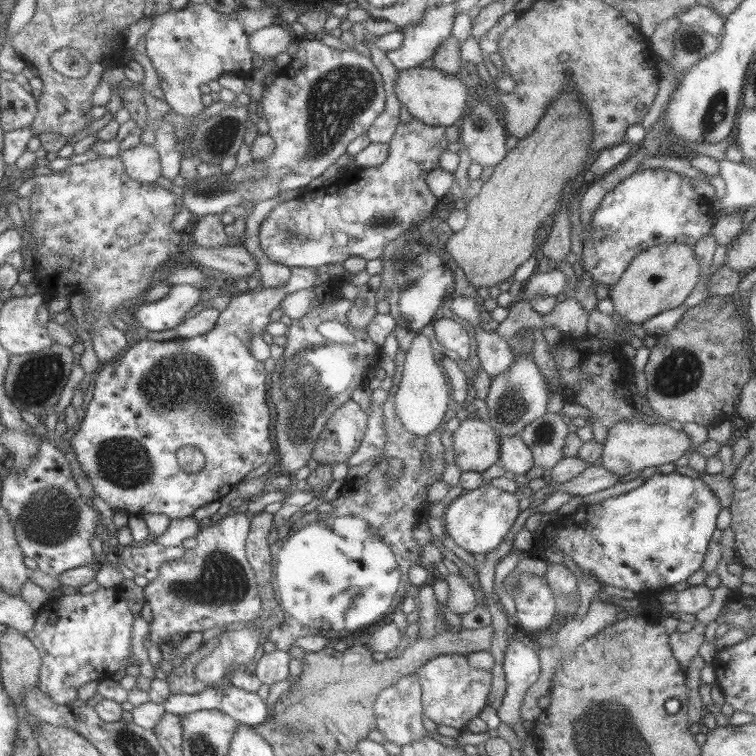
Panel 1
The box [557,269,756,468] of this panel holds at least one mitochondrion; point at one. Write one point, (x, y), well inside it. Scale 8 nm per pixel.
(680, 371)

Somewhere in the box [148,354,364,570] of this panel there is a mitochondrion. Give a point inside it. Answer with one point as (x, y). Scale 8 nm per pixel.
(301, 405)

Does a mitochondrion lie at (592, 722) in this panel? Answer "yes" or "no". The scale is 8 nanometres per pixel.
yes

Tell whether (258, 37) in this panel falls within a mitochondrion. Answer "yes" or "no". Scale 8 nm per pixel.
no

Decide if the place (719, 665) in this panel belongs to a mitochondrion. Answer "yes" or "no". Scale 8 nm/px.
no

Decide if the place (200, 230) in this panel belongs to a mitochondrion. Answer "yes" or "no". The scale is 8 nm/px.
no

